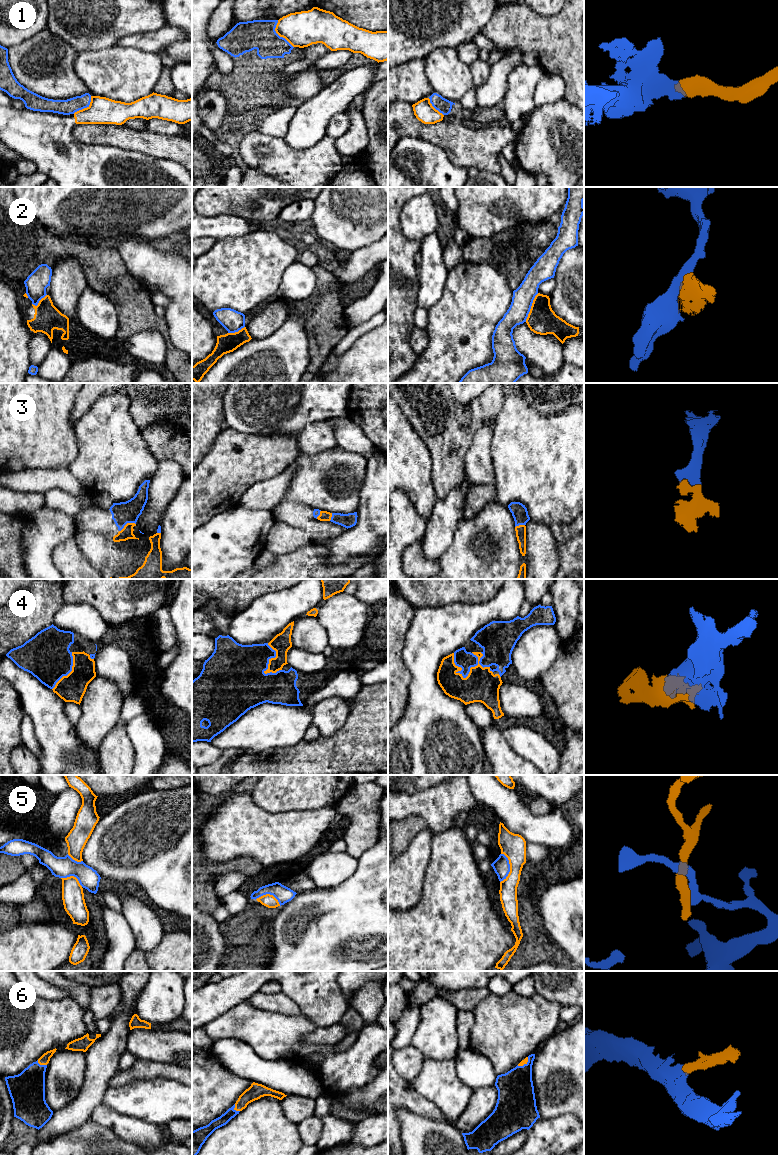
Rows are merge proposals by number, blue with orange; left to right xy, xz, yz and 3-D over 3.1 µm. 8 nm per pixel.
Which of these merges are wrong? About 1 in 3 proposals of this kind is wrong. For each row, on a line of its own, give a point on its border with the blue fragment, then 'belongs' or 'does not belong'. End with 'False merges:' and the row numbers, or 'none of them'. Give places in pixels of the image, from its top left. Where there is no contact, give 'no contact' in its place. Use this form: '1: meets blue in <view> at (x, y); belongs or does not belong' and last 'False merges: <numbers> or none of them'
1: meets blue in xz at (278, 35); does not belong
2: meets blue in yz at (530, 307); does not belong
3: meets blue in xy at (127, 522); belongs
4: meets blue in yz at (467, 674); belongs
5: meets blue in yz at (509, 868); does not belong
6: meets blue in xy at (41, 1065); belongs
False merges: 1, 2, 5

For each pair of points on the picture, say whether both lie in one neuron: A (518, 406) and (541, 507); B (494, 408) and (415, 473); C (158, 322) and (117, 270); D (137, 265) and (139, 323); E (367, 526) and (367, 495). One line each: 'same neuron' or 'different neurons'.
A: same neuron
B: different neurons
C: same neuron
D: different neurons
E: same neuron

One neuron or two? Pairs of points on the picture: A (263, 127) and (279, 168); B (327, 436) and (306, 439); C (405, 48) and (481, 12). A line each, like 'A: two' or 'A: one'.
A: two
B: one
C: one

